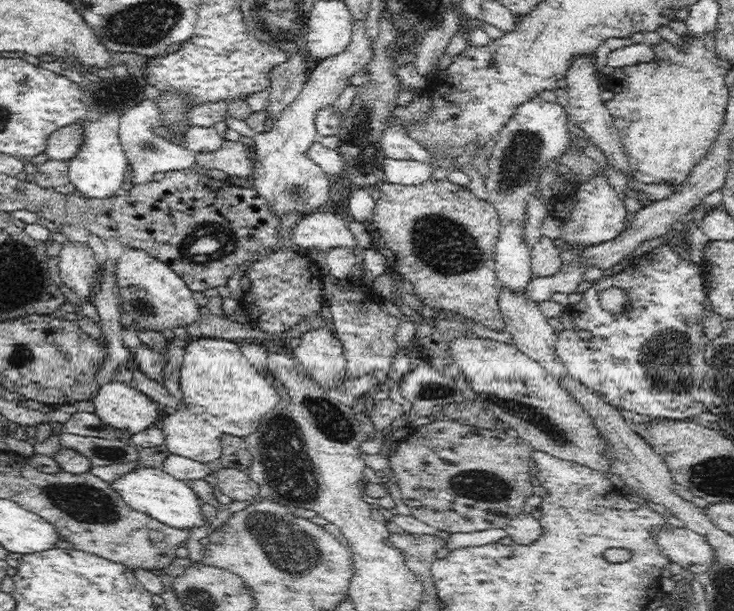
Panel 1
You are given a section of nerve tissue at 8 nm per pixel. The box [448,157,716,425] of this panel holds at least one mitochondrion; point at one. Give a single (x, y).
(649, 352)

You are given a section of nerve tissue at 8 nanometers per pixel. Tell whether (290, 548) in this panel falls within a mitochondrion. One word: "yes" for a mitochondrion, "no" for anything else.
yes

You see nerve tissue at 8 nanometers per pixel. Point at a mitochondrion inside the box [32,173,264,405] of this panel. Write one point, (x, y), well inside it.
(142, 307)

